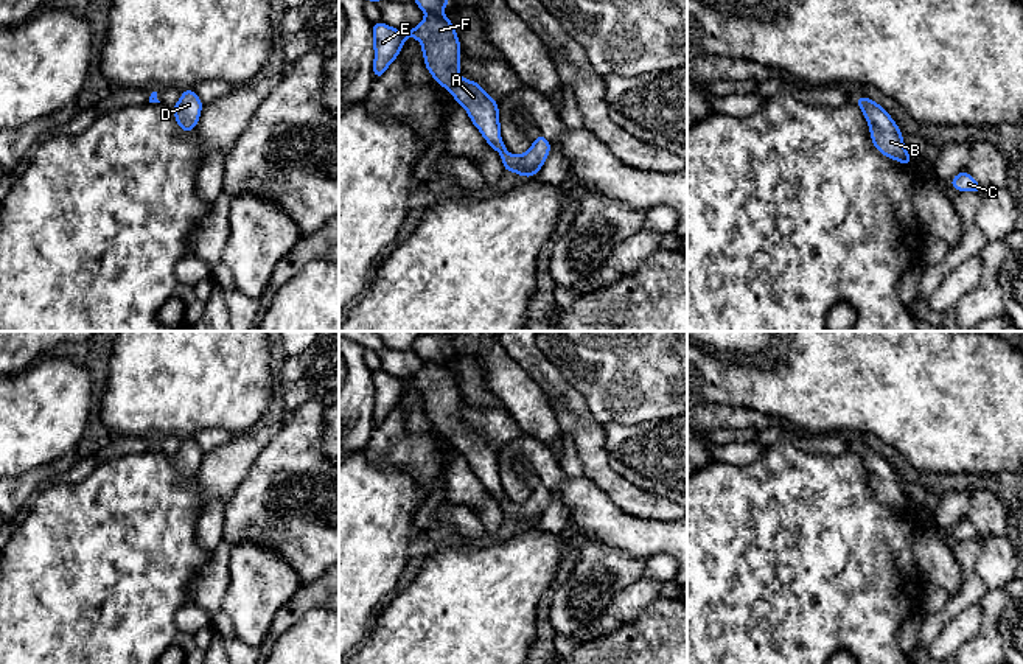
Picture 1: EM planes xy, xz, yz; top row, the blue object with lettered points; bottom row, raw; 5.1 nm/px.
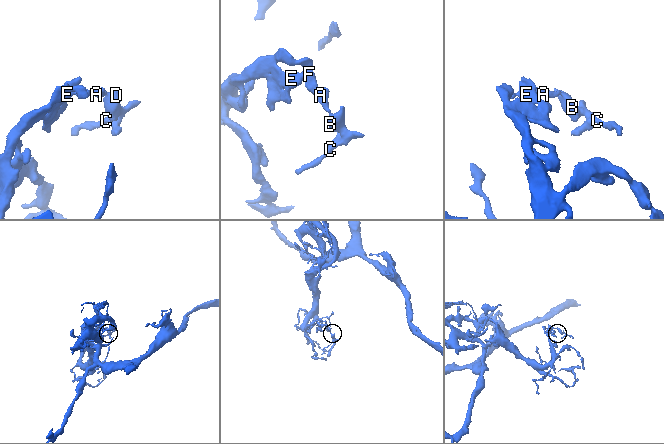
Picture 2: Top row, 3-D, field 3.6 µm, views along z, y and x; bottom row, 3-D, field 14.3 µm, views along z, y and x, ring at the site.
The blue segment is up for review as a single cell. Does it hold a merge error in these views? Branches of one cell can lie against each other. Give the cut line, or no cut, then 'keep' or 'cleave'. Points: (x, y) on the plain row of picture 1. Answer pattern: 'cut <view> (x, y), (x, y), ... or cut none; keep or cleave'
cut none; keep

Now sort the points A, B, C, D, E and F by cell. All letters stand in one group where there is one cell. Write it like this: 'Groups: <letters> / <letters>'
Groups: A B C D E F

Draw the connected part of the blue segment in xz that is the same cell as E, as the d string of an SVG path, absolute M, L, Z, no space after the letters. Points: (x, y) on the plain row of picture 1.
M421 333L414 342L414 351L428 364L410 379L392 376L384 370L373 372L375 428L386 421L398 406L406 387L412 384L421 390L428 420L468 460L471 471L485 490L501 502L504 518L524 526L536 524L550 501L550 490L539 482L529 499L521 504L510 502L501 487L498 451L479 431L460 425L460 389L448 364L440 361L449 351L449 336Z

